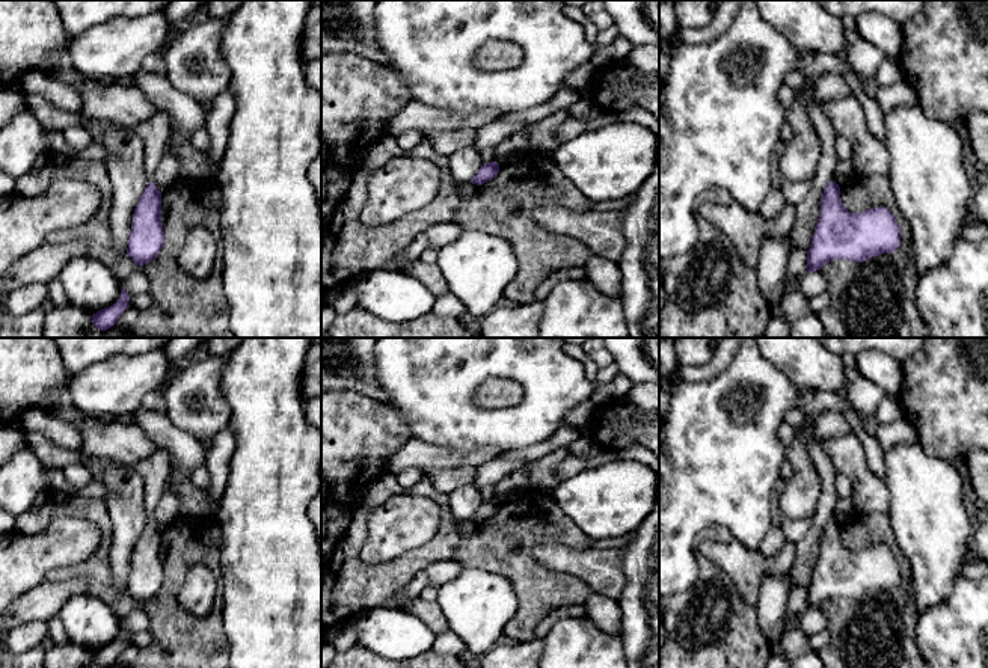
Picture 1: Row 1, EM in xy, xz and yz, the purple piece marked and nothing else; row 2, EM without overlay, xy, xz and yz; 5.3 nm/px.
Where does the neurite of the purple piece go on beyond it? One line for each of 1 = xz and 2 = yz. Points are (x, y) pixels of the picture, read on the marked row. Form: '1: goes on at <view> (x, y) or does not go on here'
1: does not go on here
2: does not go on here

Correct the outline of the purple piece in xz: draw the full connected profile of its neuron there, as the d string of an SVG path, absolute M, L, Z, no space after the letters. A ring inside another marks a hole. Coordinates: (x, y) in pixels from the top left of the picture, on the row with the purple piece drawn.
M496 161L484 163L471 182L483 185L484 182L493 179L498 175L498 172L499 164Z

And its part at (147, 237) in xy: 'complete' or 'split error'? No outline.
complete

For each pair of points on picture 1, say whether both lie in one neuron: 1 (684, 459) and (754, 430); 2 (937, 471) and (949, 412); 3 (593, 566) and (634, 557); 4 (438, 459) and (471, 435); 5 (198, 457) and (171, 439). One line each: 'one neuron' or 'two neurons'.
1: one neuron
2: two neurons
3: two neurons
4: two neurons
5: one neuron

